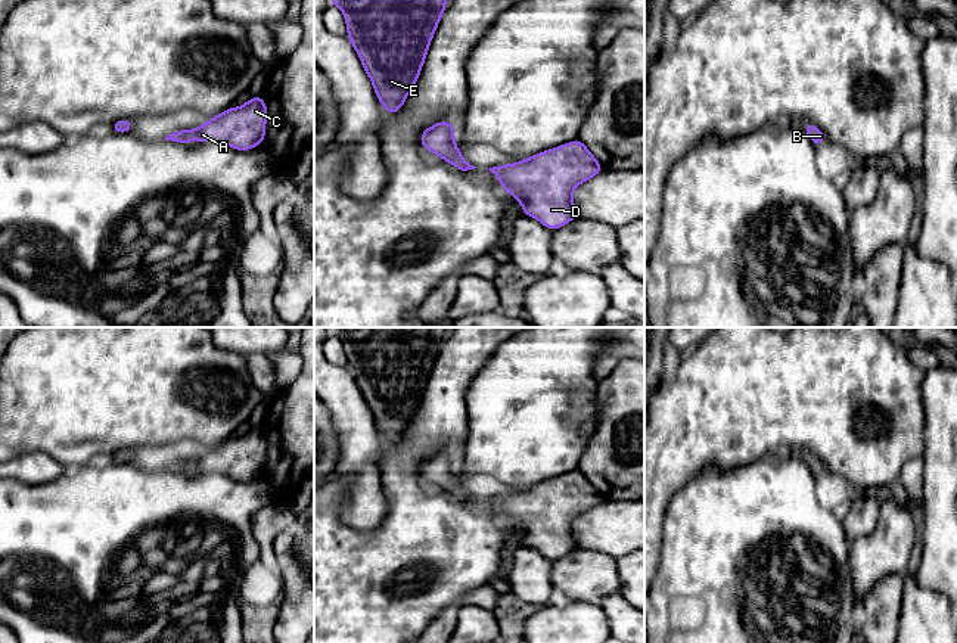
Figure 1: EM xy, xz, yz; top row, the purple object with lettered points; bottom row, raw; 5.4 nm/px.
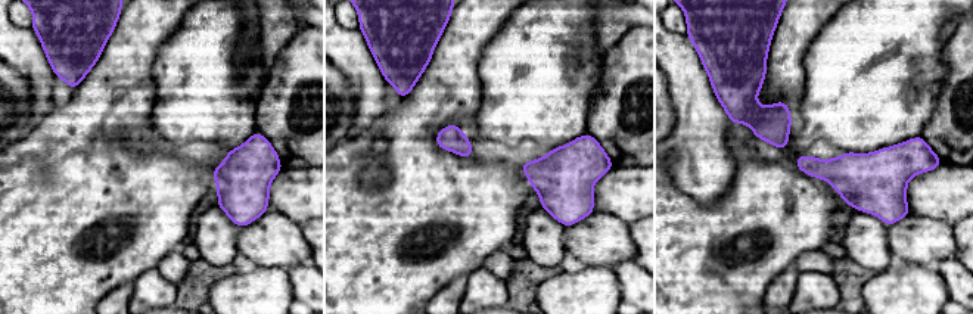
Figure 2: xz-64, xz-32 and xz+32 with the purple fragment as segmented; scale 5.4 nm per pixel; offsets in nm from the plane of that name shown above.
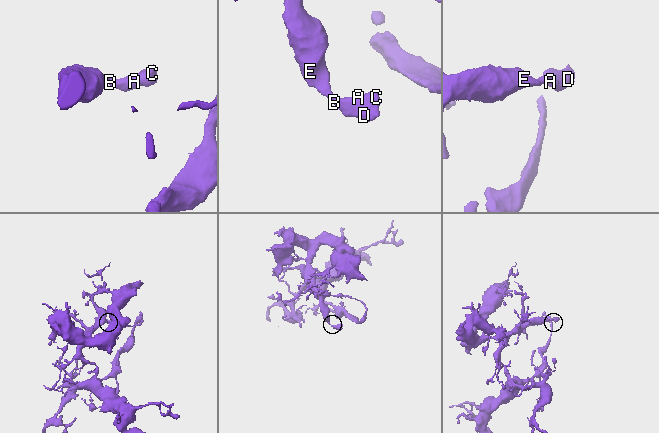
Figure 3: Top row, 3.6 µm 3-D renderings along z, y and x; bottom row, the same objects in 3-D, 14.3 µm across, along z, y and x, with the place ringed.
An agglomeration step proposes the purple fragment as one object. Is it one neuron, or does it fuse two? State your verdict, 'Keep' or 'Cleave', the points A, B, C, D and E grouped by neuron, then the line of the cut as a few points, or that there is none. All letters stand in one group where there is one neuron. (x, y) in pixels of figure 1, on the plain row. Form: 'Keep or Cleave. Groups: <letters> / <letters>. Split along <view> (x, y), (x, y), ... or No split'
Keep. Groups: A B C D E. No split

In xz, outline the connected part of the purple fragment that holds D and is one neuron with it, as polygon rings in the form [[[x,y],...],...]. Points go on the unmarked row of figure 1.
[[[580,470],[535,484],[521,493],[488,498],[498,507],[501,519],[512,524],[522,534],[522,544],[534,547],[549,560],[556,560],[577,549],[574,519],[603,501],[600,493]]]

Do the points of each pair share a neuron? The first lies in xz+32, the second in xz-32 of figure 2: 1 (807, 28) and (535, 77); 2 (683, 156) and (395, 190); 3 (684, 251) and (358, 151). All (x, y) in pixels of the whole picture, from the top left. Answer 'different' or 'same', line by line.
1: different
2: different
3: same

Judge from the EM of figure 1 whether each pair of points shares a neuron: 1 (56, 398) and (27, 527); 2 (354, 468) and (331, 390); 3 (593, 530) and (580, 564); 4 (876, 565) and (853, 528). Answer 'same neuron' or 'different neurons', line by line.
1: different neurons
2: same neuron
3: different neurons
4: different neurons

